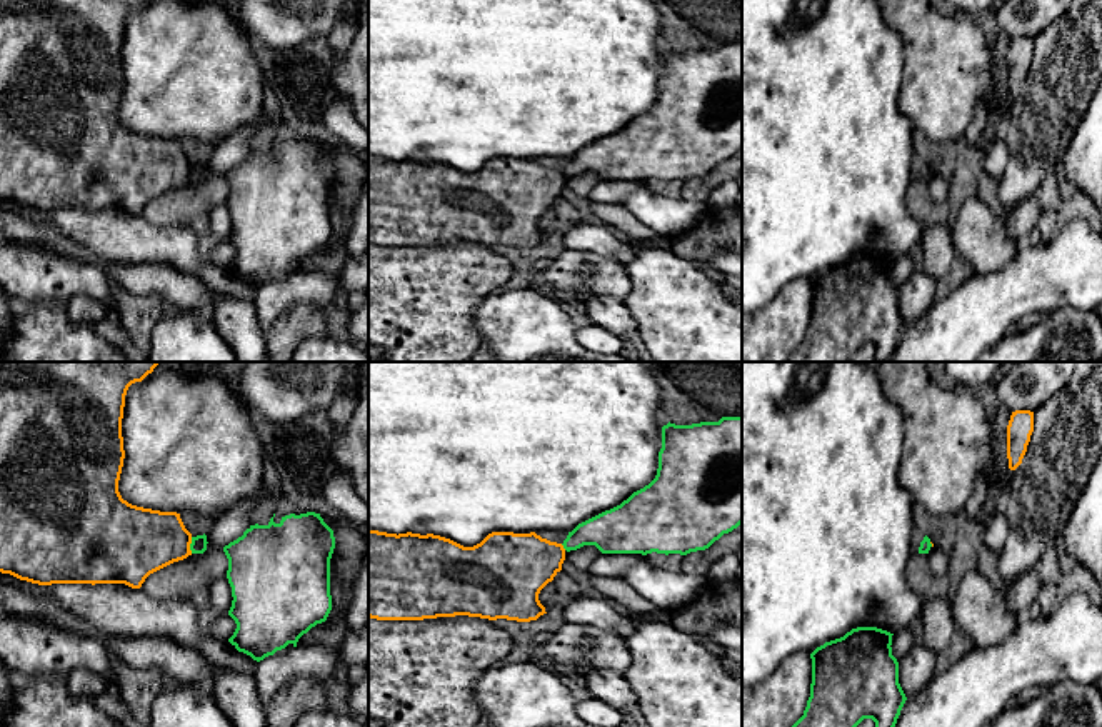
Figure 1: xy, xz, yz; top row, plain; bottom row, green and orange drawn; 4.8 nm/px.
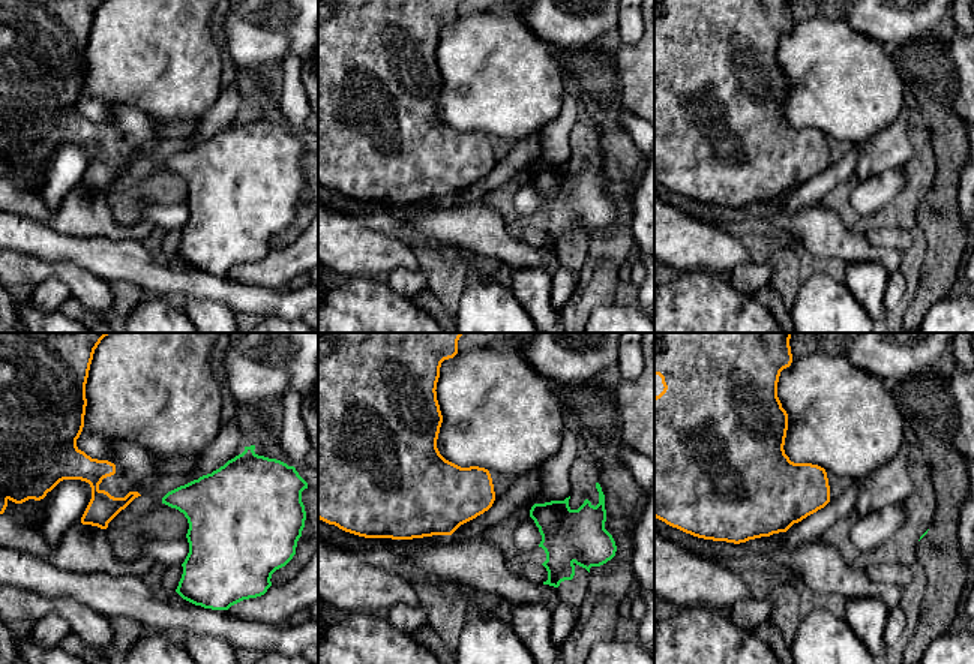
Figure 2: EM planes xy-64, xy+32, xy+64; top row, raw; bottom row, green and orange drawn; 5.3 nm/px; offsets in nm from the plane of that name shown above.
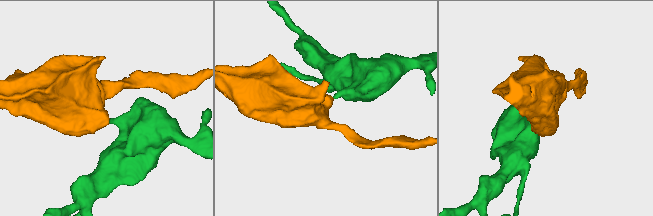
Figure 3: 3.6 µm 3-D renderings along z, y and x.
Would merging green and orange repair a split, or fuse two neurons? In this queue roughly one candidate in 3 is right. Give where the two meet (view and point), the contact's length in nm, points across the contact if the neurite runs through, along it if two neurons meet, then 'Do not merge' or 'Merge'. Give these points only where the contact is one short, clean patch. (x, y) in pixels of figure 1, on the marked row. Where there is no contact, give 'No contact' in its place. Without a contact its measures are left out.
Touches green at xy (190, 546). Shared border 80 nm. Boundary: xy (192, 537), (190, 552). Do not merge

